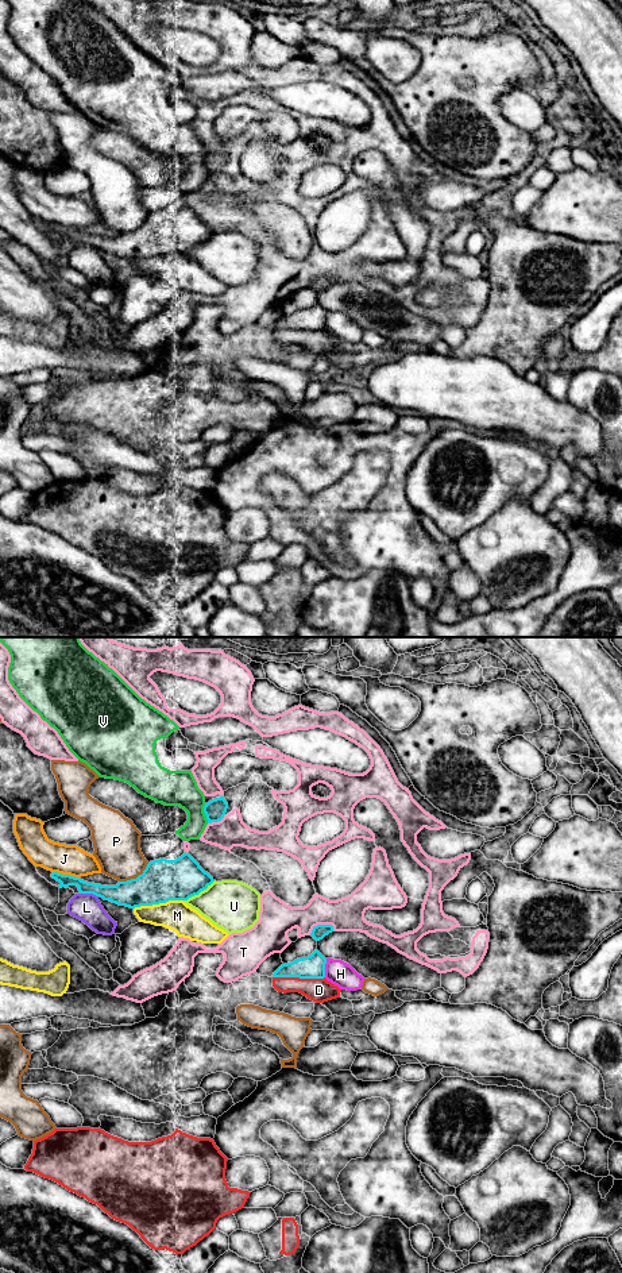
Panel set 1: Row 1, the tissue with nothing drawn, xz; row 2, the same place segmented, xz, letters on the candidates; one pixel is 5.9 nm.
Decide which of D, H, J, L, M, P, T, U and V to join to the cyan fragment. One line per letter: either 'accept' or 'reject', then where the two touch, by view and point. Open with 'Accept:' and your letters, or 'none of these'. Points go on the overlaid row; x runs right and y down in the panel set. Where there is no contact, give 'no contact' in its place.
Accept: none of these
D: reject; contact xz (298, 976)
H: reject; contact xz (324, 968)
J: reject; contact xz (66, 875)
L: reject; contact xz (89, 892)
M: reject; contact xz (158, 903)
P: reject; contact xz (136, 878)
T: reject; contact xz (321, 925)
U: reject; contact xz (199, 892)
V: reject; contact xz (204, 811)

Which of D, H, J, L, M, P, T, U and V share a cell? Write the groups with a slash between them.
D / H / J / L / M / P / T / U / V

